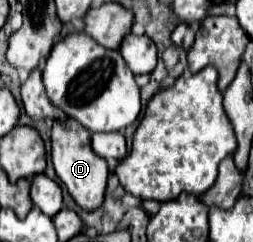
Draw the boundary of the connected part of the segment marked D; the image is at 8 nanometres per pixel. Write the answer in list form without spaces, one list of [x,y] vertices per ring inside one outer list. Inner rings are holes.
[[[67,120],[65,124],[53,124],[53,134],[51,134],[51,160],[55,166],[55,172],[59,180],[65,184],[69,190],[71,198],[87,212],[97,210],[103,204],[105,198],[105,184],[107,184],[107,162],[97,156],[91,148],[91,134],[87,128],[77,124],[75,120]]]

